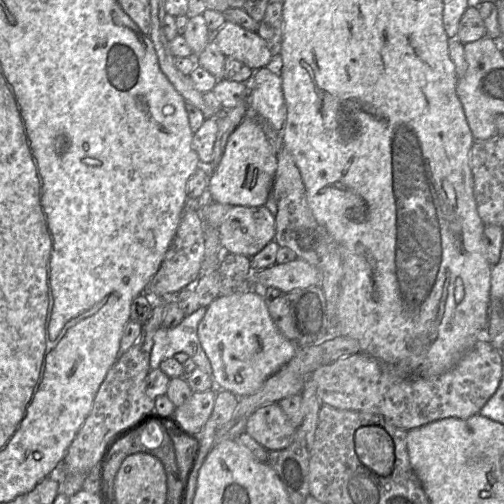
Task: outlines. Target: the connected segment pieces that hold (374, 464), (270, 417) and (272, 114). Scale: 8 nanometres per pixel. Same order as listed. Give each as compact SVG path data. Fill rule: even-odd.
M370 425L357 429L354 435L355 452L359 460L380 476L389 475L394 467L394 445L381 427Z
M278 403L257 408L247 419L245 433L268 450L281 450L291 444L297 428Z
M262 67L256 70L249 83L246 105L259 118L276 131L283 131L286 120L286 105L279 76Z

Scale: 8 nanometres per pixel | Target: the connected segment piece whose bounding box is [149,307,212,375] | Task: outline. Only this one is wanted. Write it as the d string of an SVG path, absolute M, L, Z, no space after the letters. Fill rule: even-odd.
M200 307L192 314L185 316L174 328L160 327L153 336L153 347L150 353L150 370L158 369L160 363L172 358L176 353L183 352L198 368L211 375L211 366L202 350L197 327L206 312L206 307Z

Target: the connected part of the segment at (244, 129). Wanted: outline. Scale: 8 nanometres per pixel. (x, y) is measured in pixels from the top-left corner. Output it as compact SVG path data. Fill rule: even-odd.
M244 117L230 134L220 161L210 171L206 196L231 206L263 206L271 193L277 168L275 146L253 118Z

